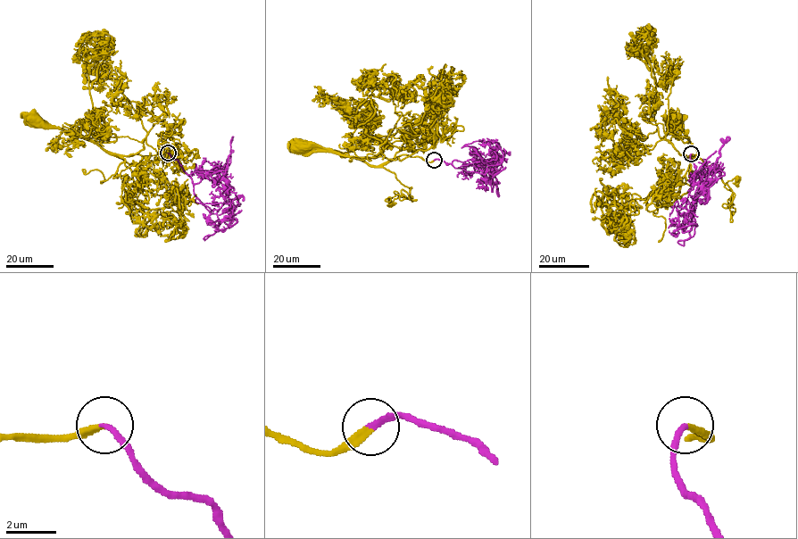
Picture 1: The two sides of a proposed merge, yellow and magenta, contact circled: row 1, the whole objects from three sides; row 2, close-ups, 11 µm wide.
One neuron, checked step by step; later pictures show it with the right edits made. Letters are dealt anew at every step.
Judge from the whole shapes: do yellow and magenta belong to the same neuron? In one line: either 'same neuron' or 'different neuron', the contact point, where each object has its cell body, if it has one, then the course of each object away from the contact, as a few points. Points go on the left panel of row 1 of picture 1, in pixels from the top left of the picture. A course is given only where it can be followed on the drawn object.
same neuron; place (168, 153); soma yellow (34, 120); soma magenta none; course yellow (168, 153), (124, 156), (106, 152), (95, 144), (51, 126), (42, 126), (33, 120); course magenta (168, 153), (217, 215), (216, 231), (220, 220), (231, 223), (216, 226)

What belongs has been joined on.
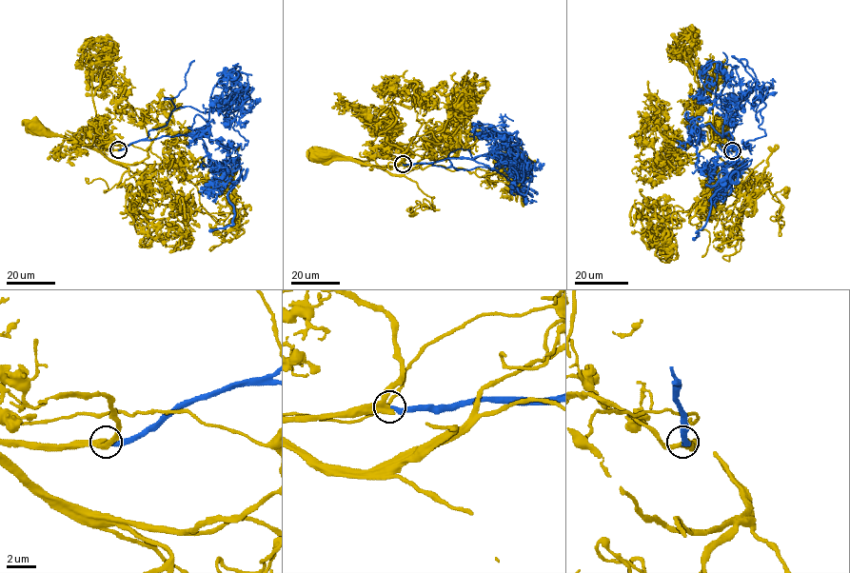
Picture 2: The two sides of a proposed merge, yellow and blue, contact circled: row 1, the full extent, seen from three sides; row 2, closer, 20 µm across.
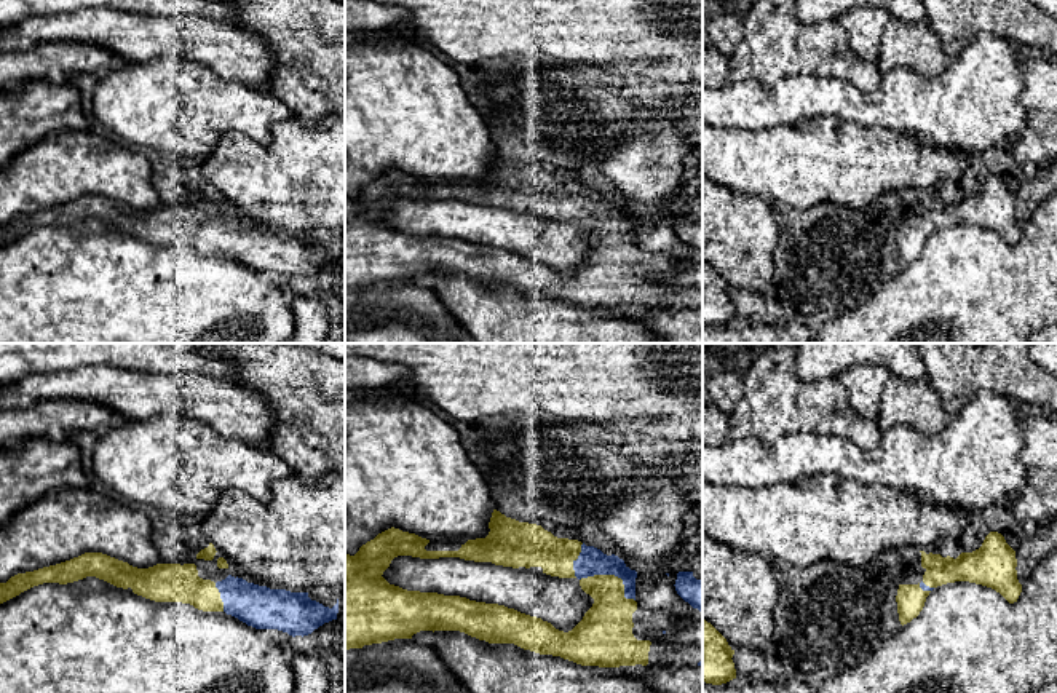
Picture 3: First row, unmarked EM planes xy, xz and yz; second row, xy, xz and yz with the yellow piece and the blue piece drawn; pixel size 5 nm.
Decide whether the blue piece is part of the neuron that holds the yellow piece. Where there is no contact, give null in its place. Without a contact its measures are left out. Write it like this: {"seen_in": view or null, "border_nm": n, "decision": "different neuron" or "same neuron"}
{"seen_in": "xz", "border_nm": 300, "decision": "same neuron"}

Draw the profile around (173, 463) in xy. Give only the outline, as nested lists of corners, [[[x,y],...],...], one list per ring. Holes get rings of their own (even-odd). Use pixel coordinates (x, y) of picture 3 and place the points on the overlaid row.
[[[171,414],[128,420],[99,434],[93,471],[129,505],[200,519],[228,489],[267,503],[273,484],[294,474],[270,447],[228,439]]]

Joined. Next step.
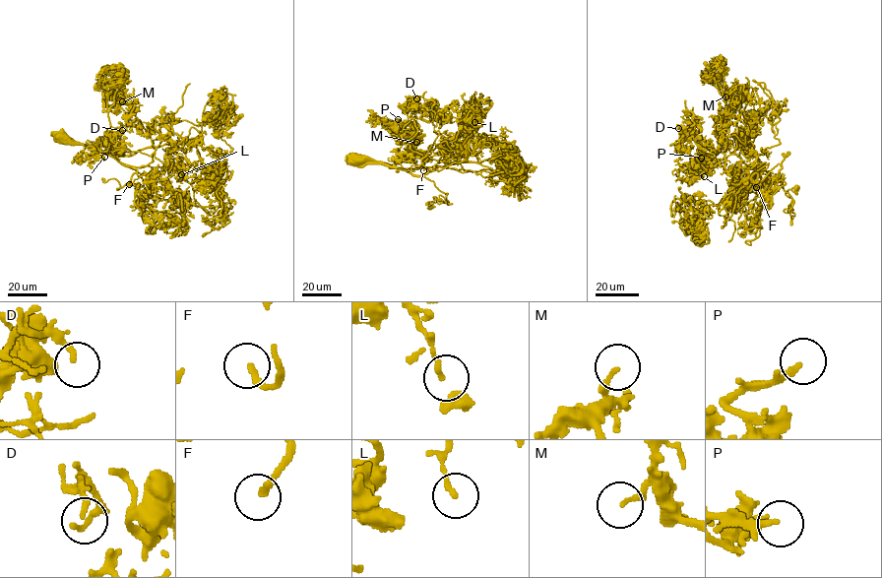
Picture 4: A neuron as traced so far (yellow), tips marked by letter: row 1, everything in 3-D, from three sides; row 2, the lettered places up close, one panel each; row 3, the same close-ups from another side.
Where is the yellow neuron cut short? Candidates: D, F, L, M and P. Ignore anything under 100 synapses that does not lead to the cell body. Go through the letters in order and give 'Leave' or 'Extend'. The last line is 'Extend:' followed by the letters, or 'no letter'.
D: Leave
F: Extend
L: Leave
M: Leave
P: Leave
Extend: F

